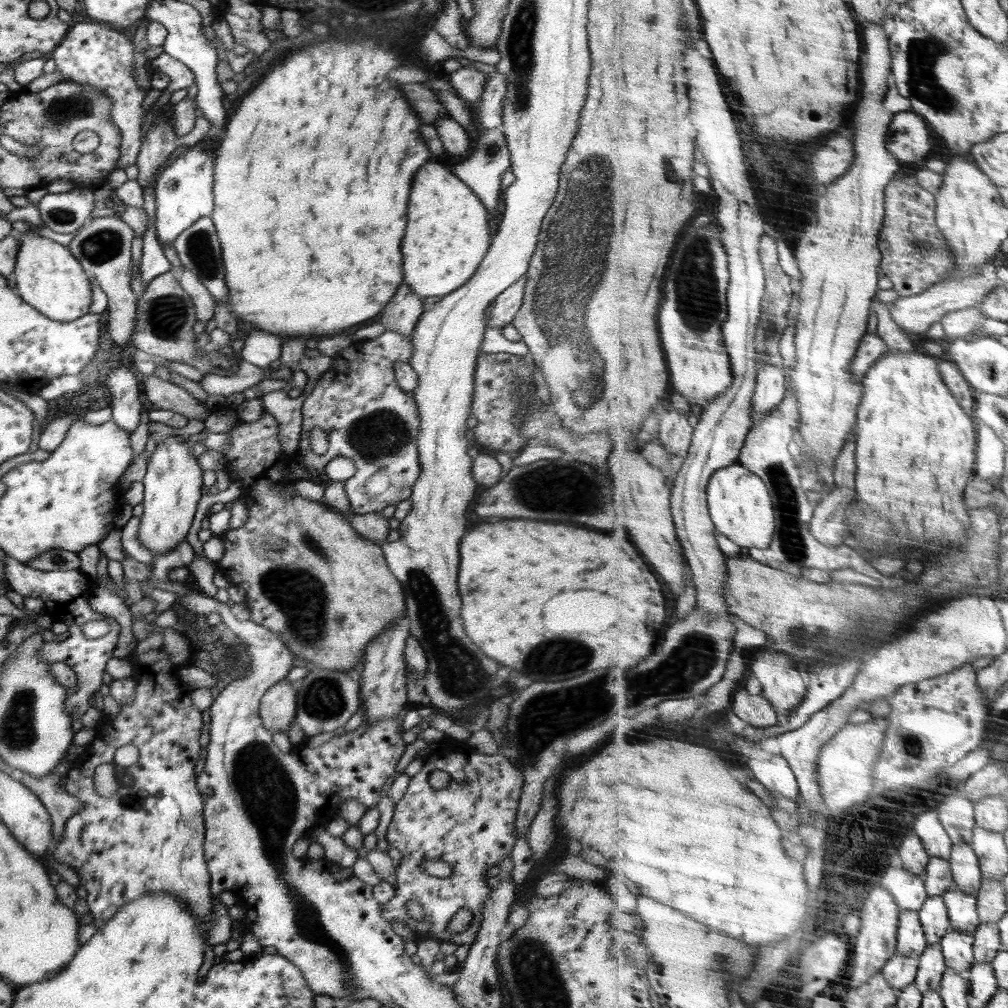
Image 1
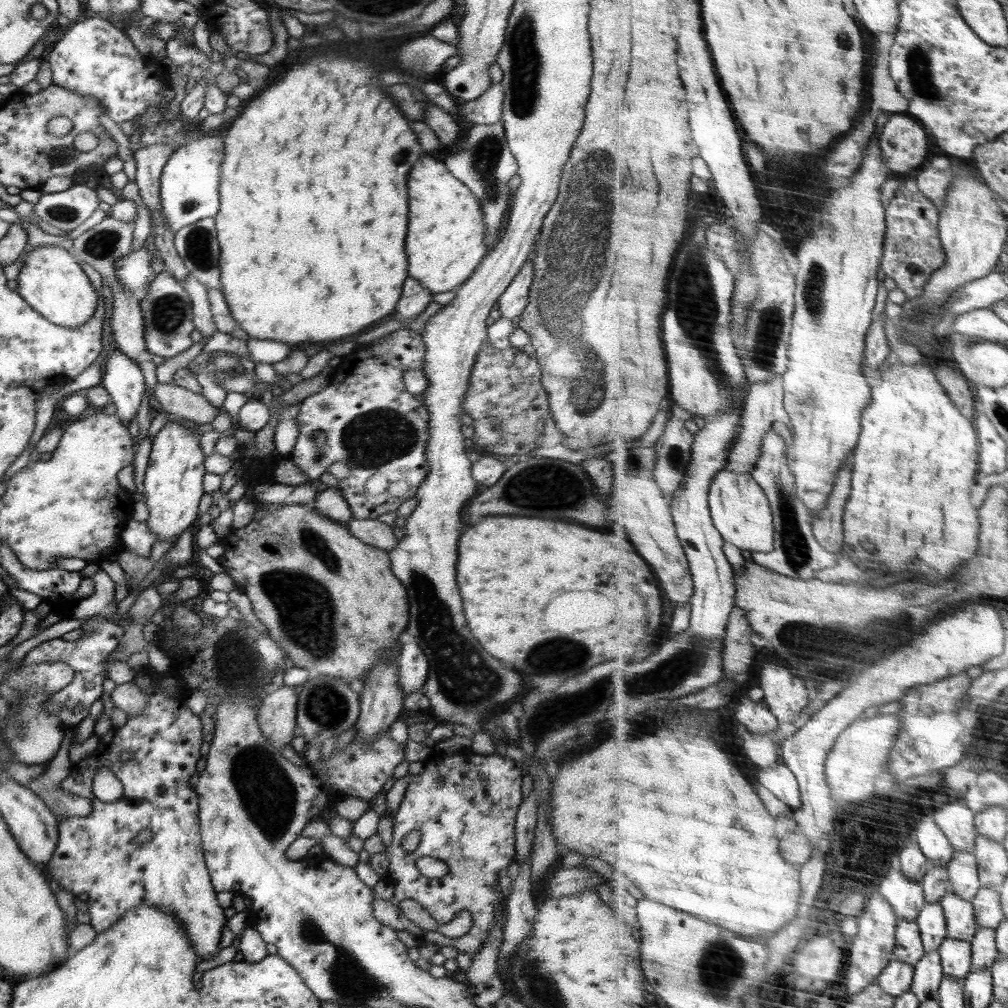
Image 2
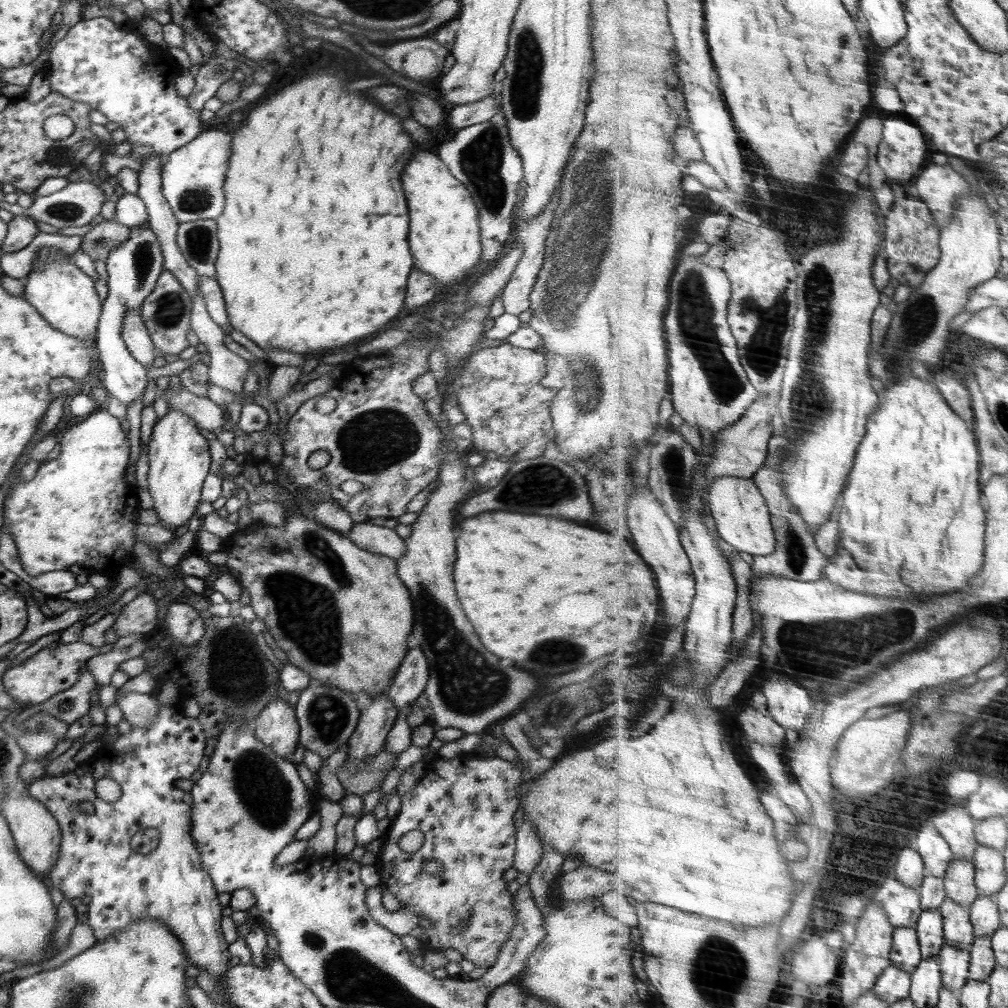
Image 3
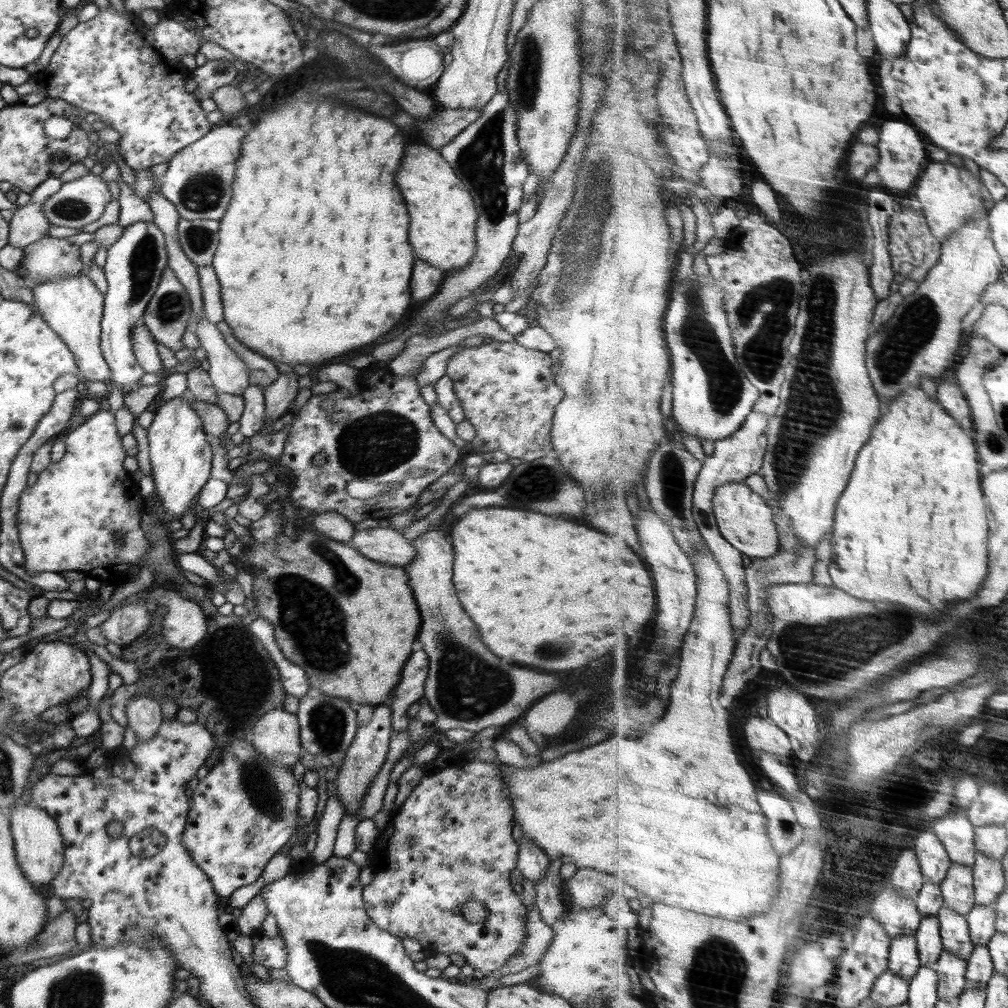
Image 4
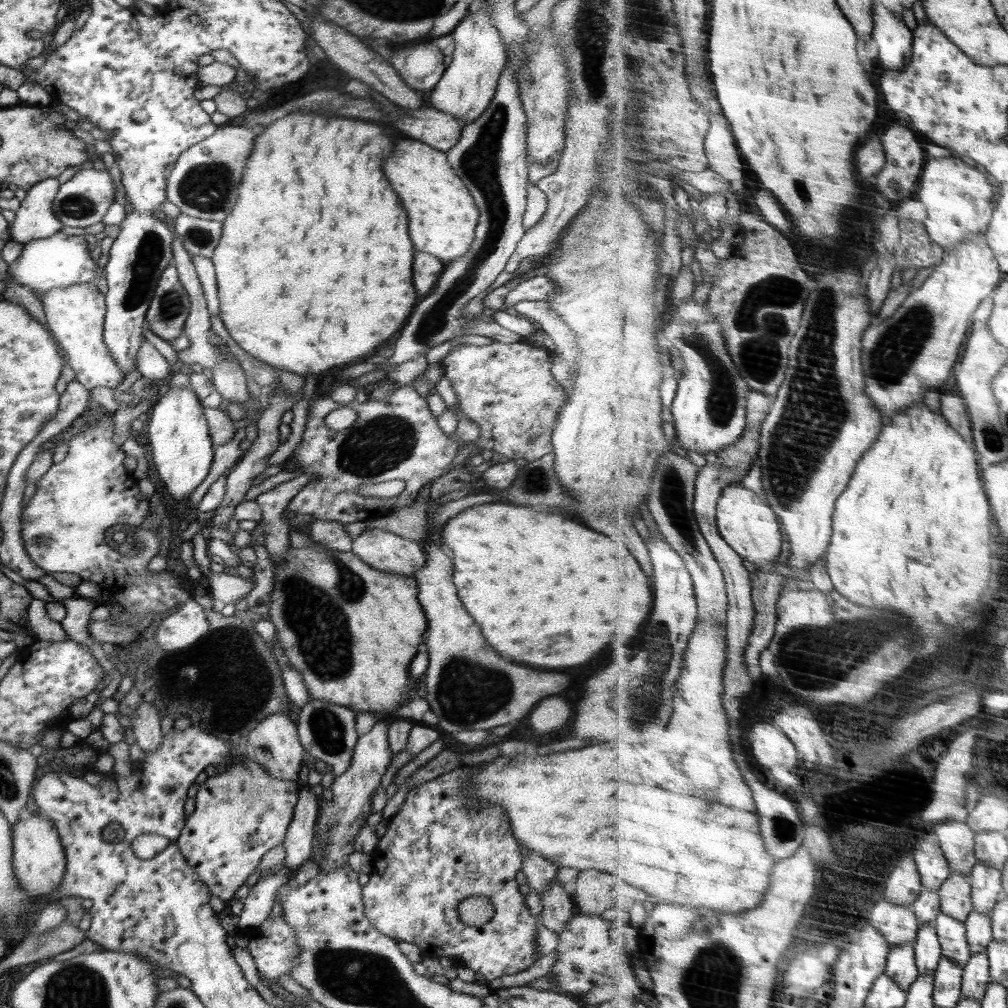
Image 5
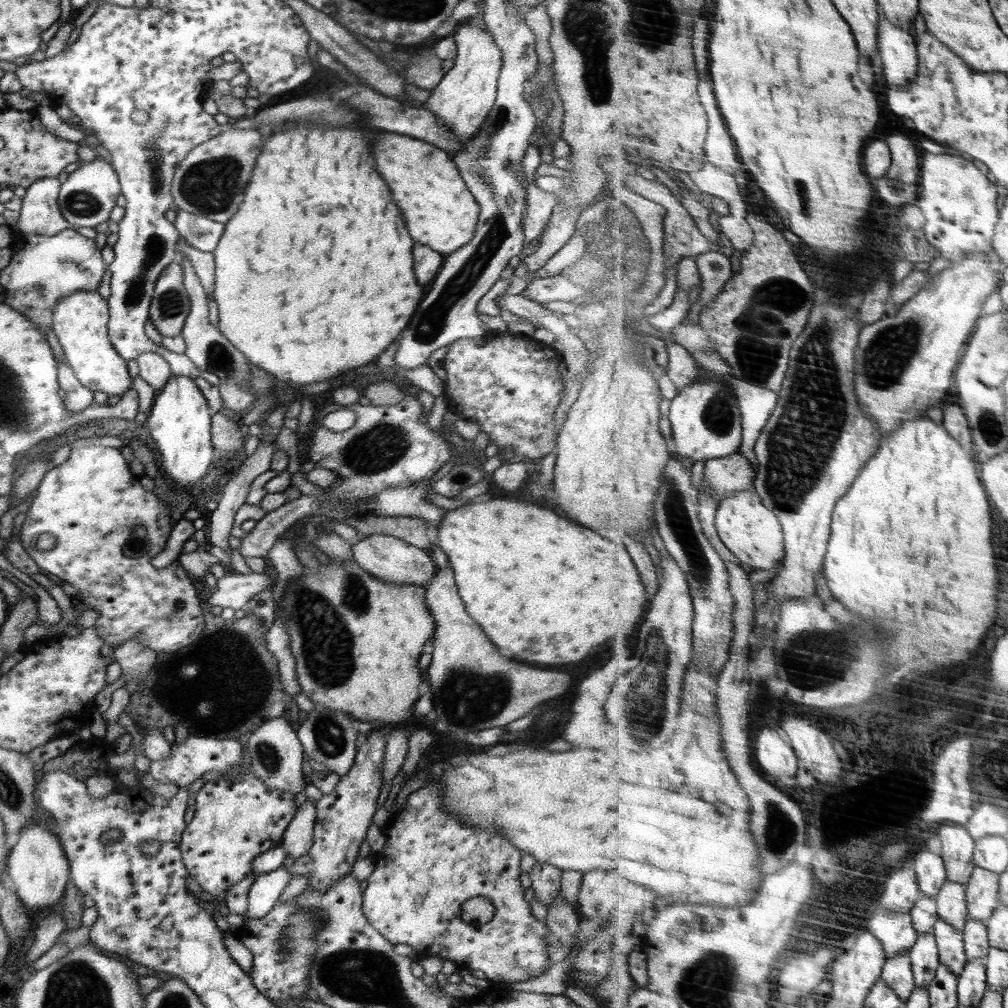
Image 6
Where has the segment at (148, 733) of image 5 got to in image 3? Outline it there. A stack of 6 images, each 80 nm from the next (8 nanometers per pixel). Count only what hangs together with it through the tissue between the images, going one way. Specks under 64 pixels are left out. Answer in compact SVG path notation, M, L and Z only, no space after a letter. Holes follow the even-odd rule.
M128 692L119 697L116 696L115 704L132 727L148 727L152 725L153 720L156 720L158 702L153 694Z

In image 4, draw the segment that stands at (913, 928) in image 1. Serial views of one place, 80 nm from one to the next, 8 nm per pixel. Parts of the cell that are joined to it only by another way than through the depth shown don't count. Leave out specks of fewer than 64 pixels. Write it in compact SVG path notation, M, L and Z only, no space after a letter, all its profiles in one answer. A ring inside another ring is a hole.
M903 934L893 939L889 970L912 981L920 973L922 966L919 940L911 934Z

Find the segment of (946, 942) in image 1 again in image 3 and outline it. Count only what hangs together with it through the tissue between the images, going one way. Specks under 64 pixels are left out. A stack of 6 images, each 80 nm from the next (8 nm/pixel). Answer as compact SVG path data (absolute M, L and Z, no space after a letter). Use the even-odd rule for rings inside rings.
M947 944L939 957L944 974L944 986L956 993L962 992L970 979L972 951L970 948L958 948Z

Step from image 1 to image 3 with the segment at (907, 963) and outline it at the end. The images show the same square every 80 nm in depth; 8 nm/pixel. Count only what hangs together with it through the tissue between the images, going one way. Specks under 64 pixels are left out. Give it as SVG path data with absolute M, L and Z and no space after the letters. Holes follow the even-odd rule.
M892 964L880 977L875 986L875 991L878 996L882 997L882 1000L893 1005L904 1000L907 996L911 996L912 988L912 973L904 971L903 968L898 968L897 964Z

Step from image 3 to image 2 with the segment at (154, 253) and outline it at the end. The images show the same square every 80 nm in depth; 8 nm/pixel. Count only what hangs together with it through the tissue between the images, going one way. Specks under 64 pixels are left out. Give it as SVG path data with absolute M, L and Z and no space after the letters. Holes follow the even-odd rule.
M144 246L140 250L130 251L130 254L122 256L115 263L115 274L117 280L127 288L130 292L139 296L144 295L149 281L153 276L153 268L151 267L152 254L148 250L148 246ZM115 342L103 362L100 385L110 394L110 402L117 406L116 416L131 422L147 386L139 364L125 355Z

